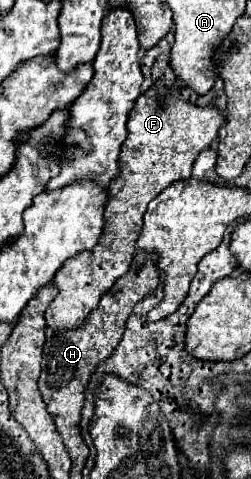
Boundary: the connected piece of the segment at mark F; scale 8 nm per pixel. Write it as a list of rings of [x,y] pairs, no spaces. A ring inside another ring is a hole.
[[[162,77],[136,99],[128,117],[128,137],[122,143],[122,153],[118,157],[120,175],[108,187],[104,233],[92,249],[70,257],[58,269],[54,283],[60,293],[46,311],[50,329],[74,329],[86,321],[84,317],[98,307],[100,297],[130,269],[146,205],[174,181],[188,179],[198,153],[210,147],[218,137],[218,129],[224,121],[222,113],[212,105],[200,107],[184,99],[180,93],[182,85],[184,83],[178,77],[174,81]]]

